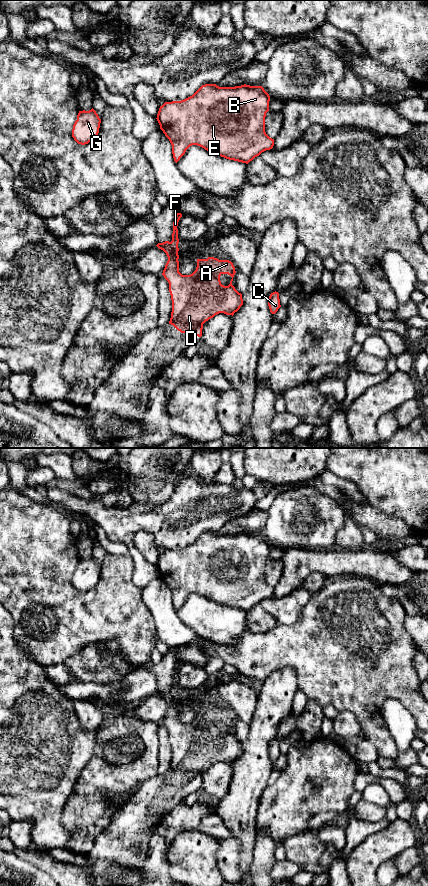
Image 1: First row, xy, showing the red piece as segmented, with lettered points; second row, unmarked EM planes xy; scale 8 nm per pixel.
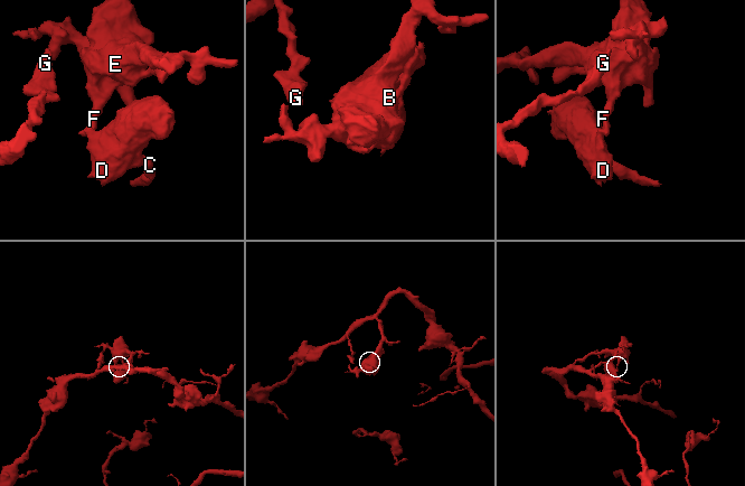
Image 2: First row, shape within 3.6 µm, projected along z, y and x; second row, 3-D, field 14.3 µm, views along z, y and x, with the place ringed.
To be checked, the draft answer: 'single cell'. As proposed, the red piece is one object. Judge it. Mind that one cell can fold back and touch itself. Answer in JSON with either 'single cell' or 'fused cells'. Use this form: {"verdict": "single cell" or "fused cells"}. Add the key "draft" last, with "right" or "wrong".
{"verdict": "fused cells", "draft": "wrong"}

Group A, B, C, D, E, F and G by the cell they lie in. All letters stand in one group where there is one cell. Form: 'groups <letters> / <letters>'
groups A C D / B E F G

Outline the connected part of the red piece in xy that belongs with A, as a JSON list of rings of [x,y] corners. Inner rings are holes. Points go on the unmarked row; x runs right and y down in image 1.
[[[165,689],[160,691],[166,701],[168,709],[162,723],[169,731],[169,740],[172,748],[172,760],[169,772],[173,773],[181,781],[191,781],[202,784],[203,772],[219,761],[234,763],[243,753],[242,742],[232,733],[236,721],[233,711],[229,708],[219,708],[214,705],[197,707],[196,718],[190,723],[182,723],[179,720],[178,691]],[[228,722],[232,725],[230,732],[221,732],[220,724]]]

